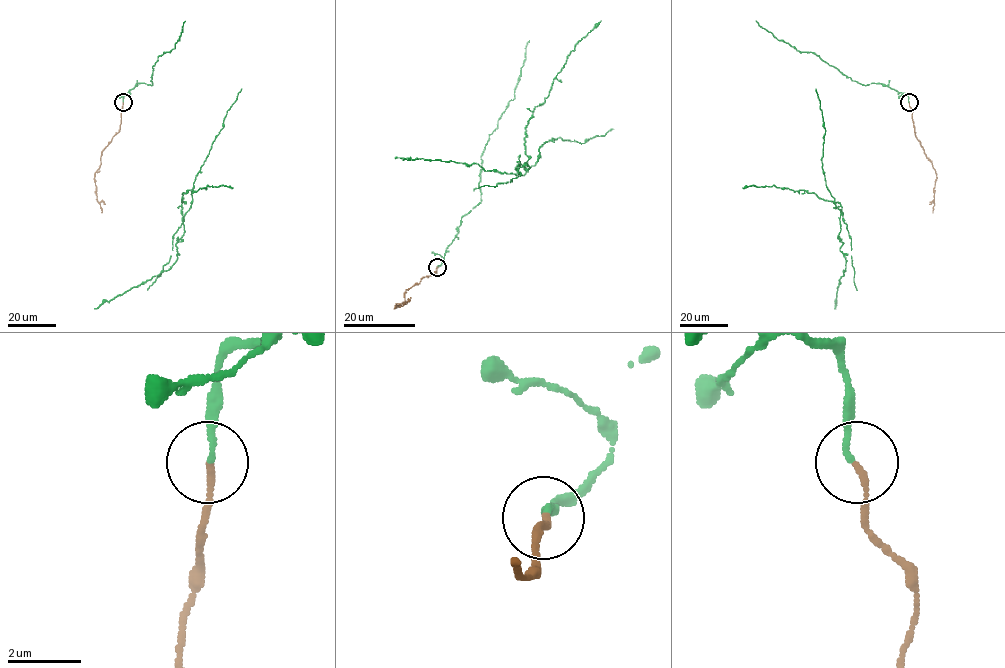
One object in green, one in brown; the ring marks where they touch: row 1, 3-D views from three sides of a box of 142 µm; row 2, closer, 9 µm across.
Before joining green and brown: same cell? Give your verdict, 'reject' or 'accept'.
reject

